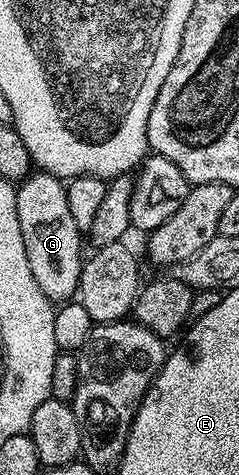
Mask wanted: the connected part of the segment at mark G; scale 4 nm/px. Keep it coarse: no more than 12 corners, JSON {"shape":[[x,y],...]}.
{"shape":[[29,172],[16,190],[18,227],[38,287],[75,298],[82,230],[66,185]]}

